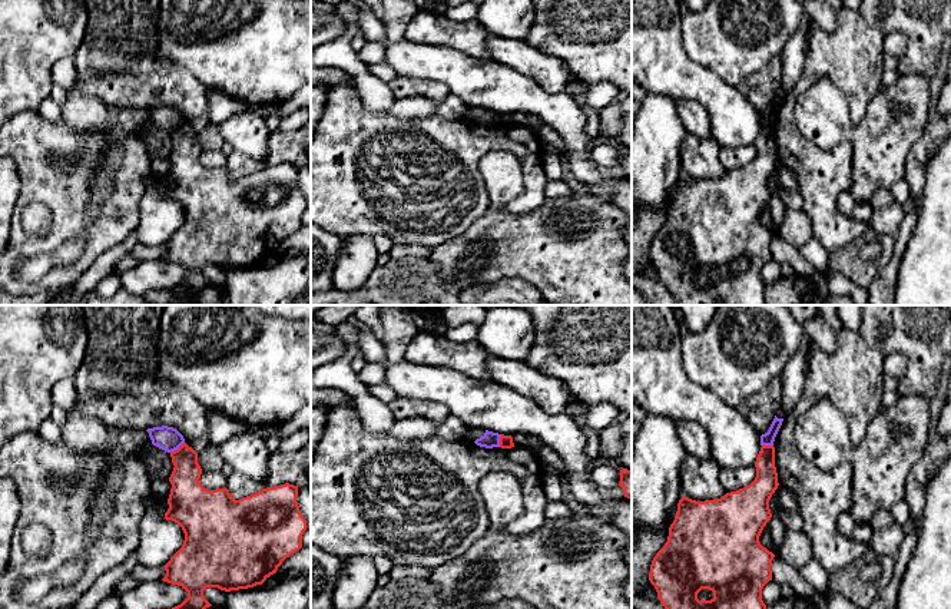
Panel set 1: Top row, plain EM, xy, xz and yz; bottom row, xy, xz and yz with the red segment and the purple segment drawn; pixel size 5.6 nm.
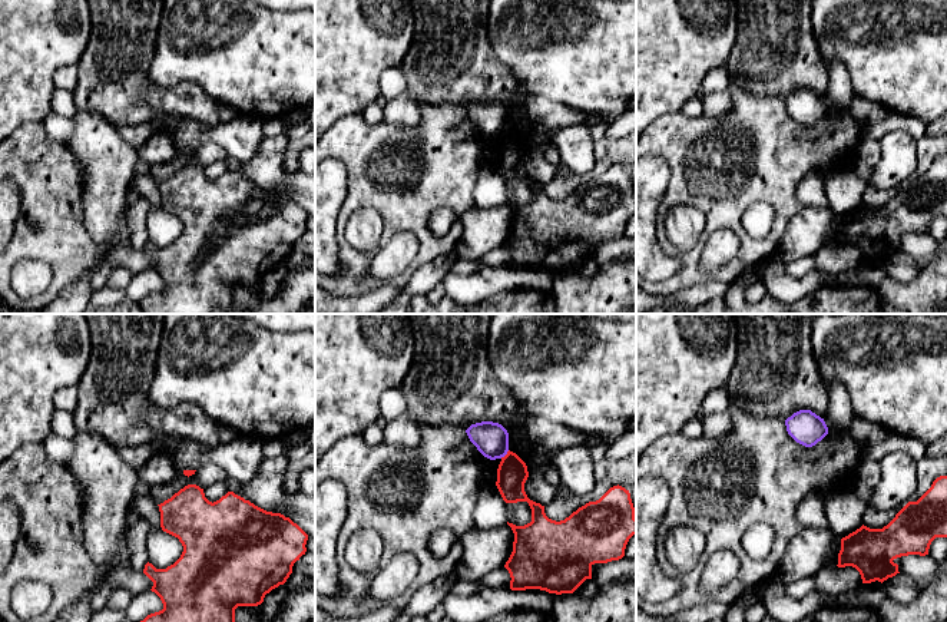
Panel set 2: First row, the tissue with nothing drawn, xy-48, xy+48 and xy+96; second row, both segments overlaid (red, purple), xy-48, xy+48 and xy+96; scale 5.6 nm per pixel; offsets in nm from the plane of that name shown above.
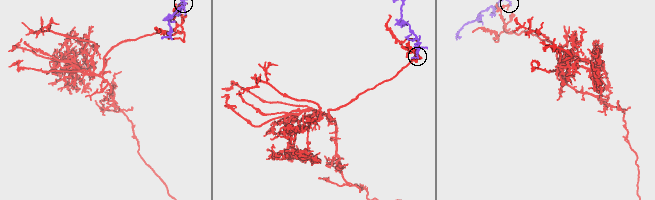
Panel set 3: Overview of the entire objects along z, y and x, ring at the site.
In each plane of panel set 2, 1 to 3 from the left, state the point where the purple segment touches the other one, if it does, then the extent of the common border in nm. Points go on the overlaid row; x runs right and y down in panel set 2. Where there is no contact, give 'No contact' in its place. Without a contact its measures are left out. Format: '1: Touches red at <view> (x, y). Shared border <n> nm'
1: No contact
2: Touches red at xy+48 (506, 455). Shared border 70 nm
3: No contact

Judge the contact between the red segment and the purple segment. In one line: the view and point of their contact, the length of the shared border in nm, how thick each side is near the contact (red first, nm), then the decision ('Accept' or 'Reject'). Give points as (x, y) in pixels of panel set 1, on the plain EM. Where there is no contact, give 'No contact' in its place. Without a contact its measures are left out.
Touches red at xy (178, 128). Shared border 100 nm. Thickness 180 nm (red) against 140 nm. Reject

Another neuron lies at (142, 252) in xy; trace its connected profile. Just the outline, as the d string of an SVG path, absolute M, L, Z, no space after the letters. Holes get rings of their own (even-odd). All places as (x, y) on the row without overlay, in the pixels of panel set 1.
M137 244L136 246L133 246L129 252L130 255L133 255L135 258L140 259L140 261L158 261L162 259L166 254L166 249L163 245L160 246L145 246Z

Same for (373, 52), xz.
M367 42L358 56L365 64L385 62L384 42Z

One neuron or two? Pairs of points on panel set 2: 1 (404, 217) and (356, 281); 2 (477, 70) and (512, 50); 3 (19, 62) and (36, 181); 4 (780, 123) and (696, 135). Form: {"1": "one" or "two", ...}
{"1": "one", "2": "two", "3": "two", "4": "one"}

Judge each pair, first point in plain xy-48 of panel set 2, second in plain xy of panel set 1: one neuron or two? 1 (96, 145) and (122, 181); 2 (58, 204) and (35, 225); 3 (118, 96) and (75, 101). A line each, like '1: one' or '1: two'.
1: two
2: two
3: two

